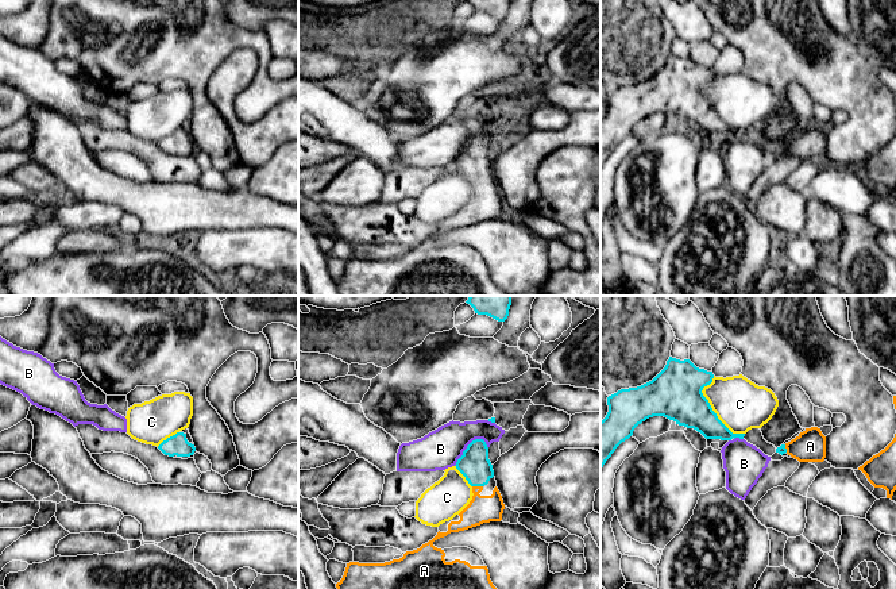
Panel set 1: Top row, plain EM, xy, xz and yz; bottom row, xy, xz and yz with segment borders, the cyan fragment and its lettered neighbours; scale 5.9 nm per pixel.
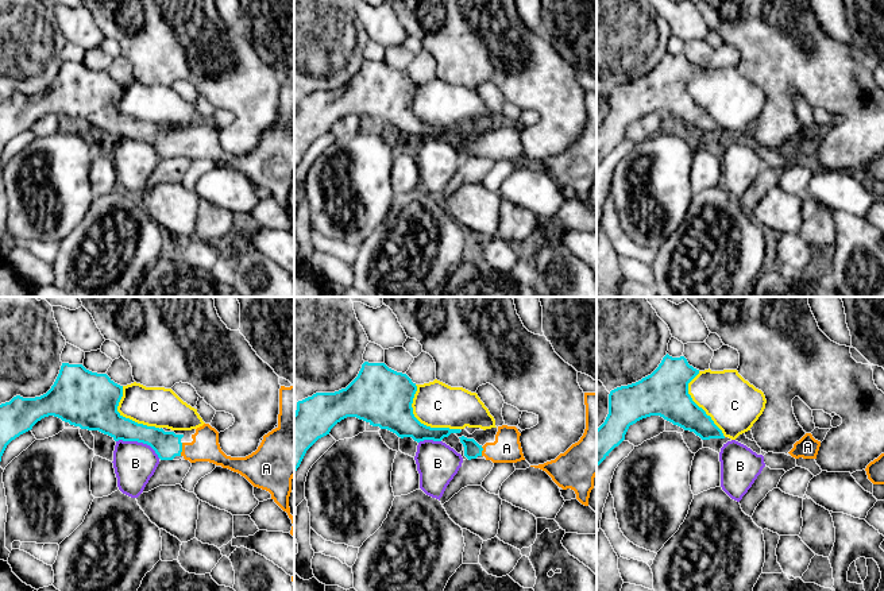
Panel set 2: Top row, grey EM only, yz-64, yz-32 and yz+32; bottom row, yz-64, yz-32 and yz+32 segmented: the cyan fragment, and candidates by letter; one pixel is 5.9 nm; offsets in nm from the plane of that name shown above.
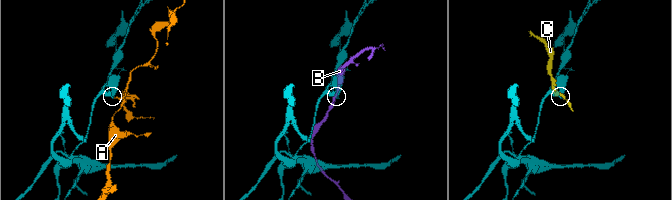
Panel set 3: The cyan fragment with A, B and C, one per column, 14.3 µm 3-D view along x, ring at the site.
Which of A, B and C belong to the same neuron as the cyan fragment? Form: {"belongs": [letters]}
{"belongs": ["A"]}

